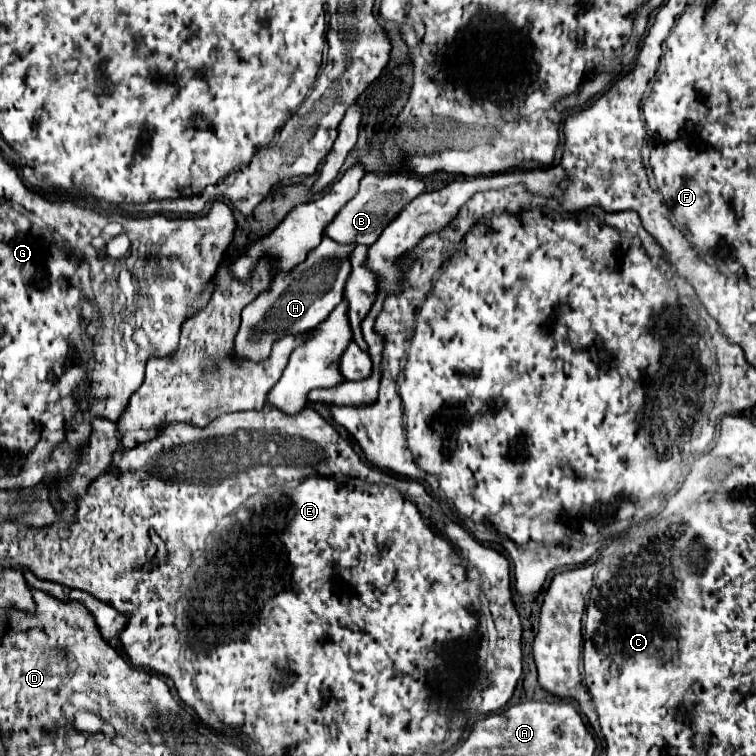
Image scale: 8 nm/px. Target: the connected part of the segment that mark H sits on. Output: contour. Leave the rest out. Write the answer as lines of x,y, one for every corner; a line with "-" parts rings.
323,236
321,244
307,254
307,260
295,266
291,274
279,274
271,288
243,310
243,348
235,350
235,358
251,358
261,362
269,356
275,340
285,334
303,334
323,322
331,310
343,300
343,286
351,274
351,252
357,244
339,244

